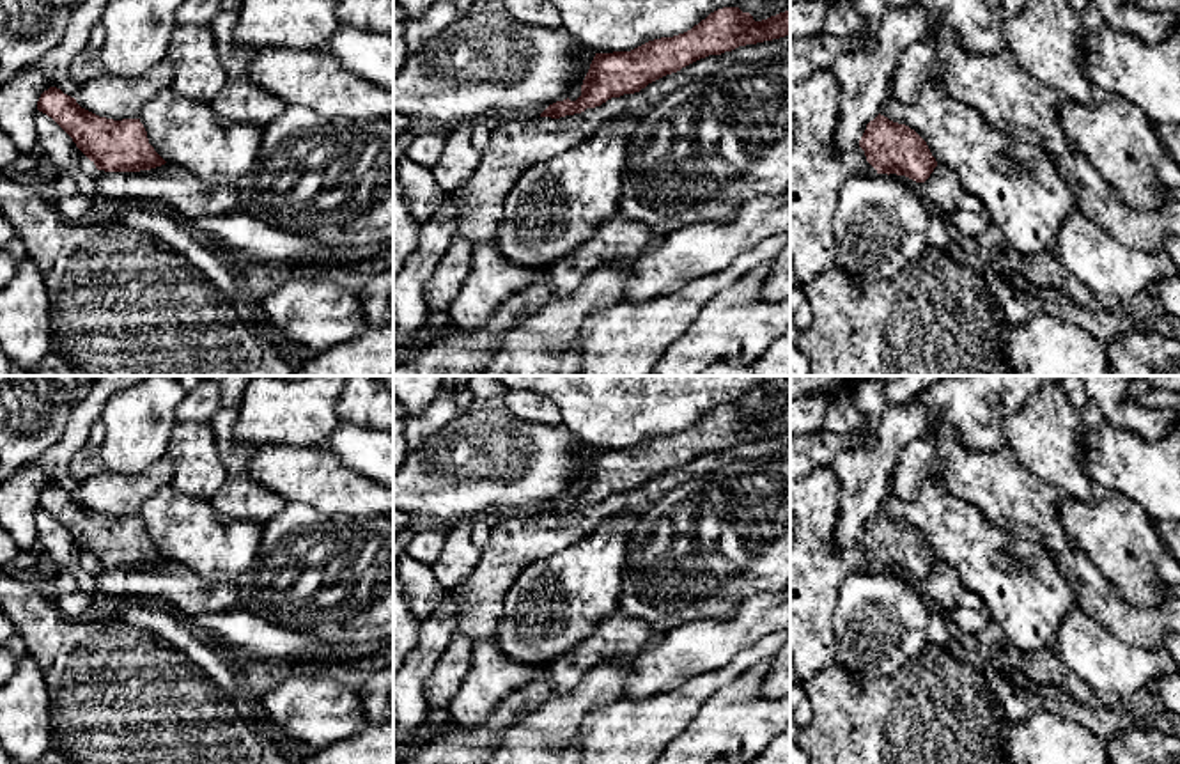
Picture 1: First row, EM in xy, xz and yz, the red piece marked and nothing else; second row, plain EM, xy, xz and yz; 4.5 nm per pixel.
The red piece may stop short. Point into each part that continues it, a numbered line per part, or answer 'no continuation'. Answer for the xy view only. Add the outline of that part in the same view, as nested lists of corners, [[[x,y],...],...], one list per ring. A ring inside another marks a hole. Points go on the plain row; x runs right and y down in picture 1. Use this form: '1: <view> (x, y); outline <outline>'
no continuation

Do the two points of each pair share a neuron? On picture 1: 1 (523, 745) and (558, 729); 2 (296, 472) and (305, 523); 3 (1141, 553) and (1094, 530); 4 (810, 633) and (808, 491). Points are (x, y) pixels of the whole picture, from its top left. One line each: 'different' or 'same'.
1: same
2: different
3: same
4: same

